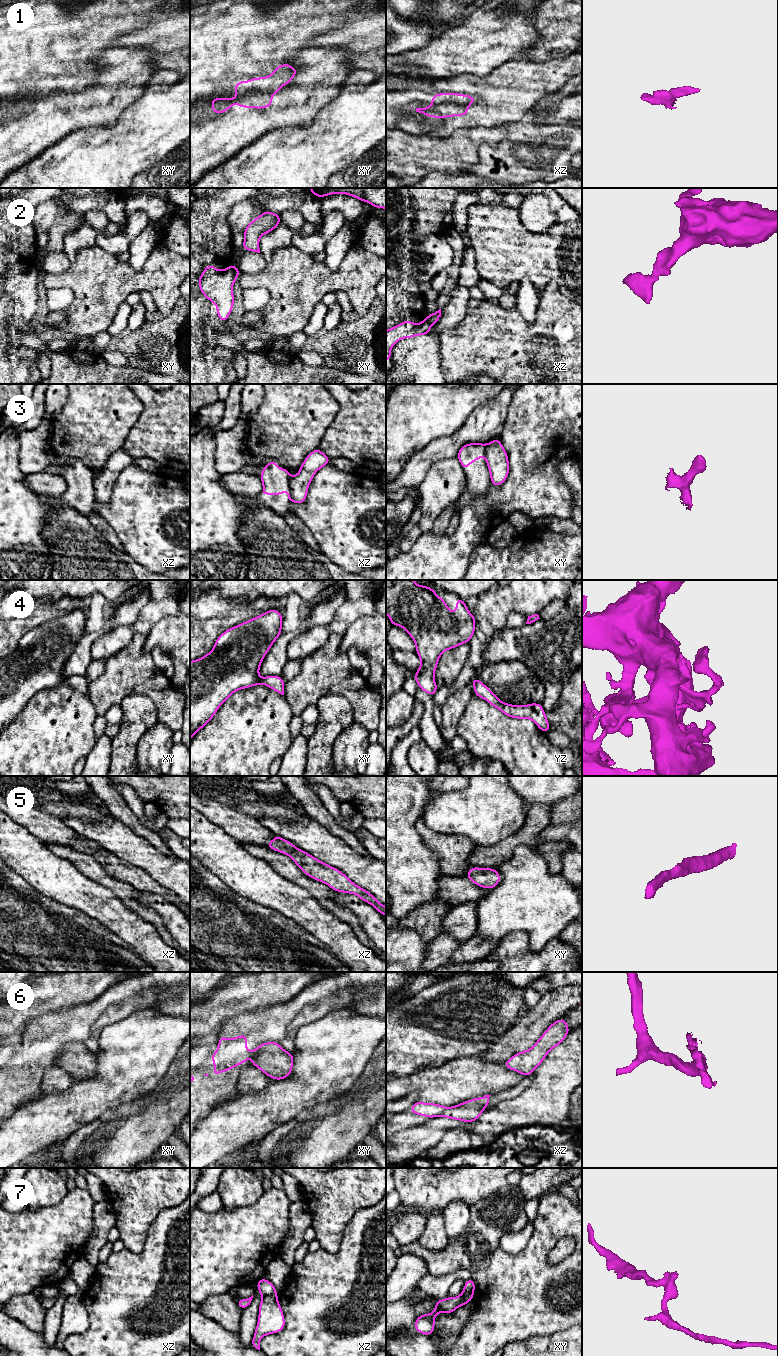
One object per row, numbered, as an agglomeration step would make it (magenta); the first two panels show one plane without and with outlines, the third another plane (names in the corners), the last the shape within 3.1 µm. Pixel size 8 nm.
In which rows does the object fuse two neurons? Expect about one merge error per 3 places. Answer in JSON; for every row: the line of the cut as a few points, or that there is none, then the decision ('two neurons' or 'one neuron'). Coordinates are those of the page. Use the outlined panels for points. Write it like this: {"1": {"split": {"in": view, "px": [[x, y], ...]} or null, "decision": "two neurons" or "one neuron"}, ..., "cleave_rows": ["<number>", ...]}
{"1": {"split": {"in": "xz", "px": [[471, 102], [444, 102], [431, 107]]}, "decision": "two neurons"}, "2": {"split": {"in": "xy", "px": [[230, 265], [236, 277]]}, "decision": "two neurons"}, "3": {"split": {"in": "xz", "px": [[291, 477], [290, 501]]}, "decision": "two neurons"}, "4": {"split": null, "decision": "one neuron"}, "5": {"split": null, "decision": "one neuron"}, "6": {"split": {"in": "xz", "px": [[449, 1107], [441, 1115]]}, "decision": "two neurons"}, "7": {"split": {"in": "xy", "px": [[472, 1295], [463, 1295], [460, 1305]]}, "decision": "two neurons"}, "cleave_rows": ["1", "2", "3", "6", "7"]}

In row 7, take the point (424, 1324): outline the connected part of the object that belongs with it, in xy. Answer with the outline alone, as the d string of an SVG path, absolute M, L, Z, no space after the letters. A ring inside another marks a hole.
M470 1278L464 1283L464 1289L462 1293L457 1297L447 1297L442 1300L435 1301L435 1310L428 1314L422 1314L416 1318L414 1323L415 1330L427 1336L430 1336L435 1330L435 1317L438 1313L453 1313L458 1307L461 1306L463 1301L463 1295L474 1295L475 1281Z

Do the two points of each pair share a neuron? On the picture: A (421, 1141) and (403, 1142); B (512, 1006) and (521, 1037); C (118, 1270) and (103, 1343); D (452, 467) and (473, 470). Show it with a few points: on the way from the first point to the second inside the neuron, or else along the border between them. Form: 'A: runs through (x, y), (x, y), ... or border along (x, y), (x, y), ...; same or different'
A: runs through (417, 1141), (407, 1142); same
B: border along (527, 1009), (499, 1037); different
C: runs through (118, 1288), (118, 1325); same
D: border along (456, 457), (466, 476), (465, 490); different

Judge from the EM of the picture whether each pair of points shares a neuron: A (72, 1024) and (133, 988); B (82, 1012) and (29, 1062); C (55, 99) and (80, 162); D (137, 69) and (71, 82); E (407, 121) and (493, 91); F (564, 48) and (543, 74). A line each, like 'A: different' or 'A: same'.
A: same
B: same
C: different
D: different
E: same
F: different

